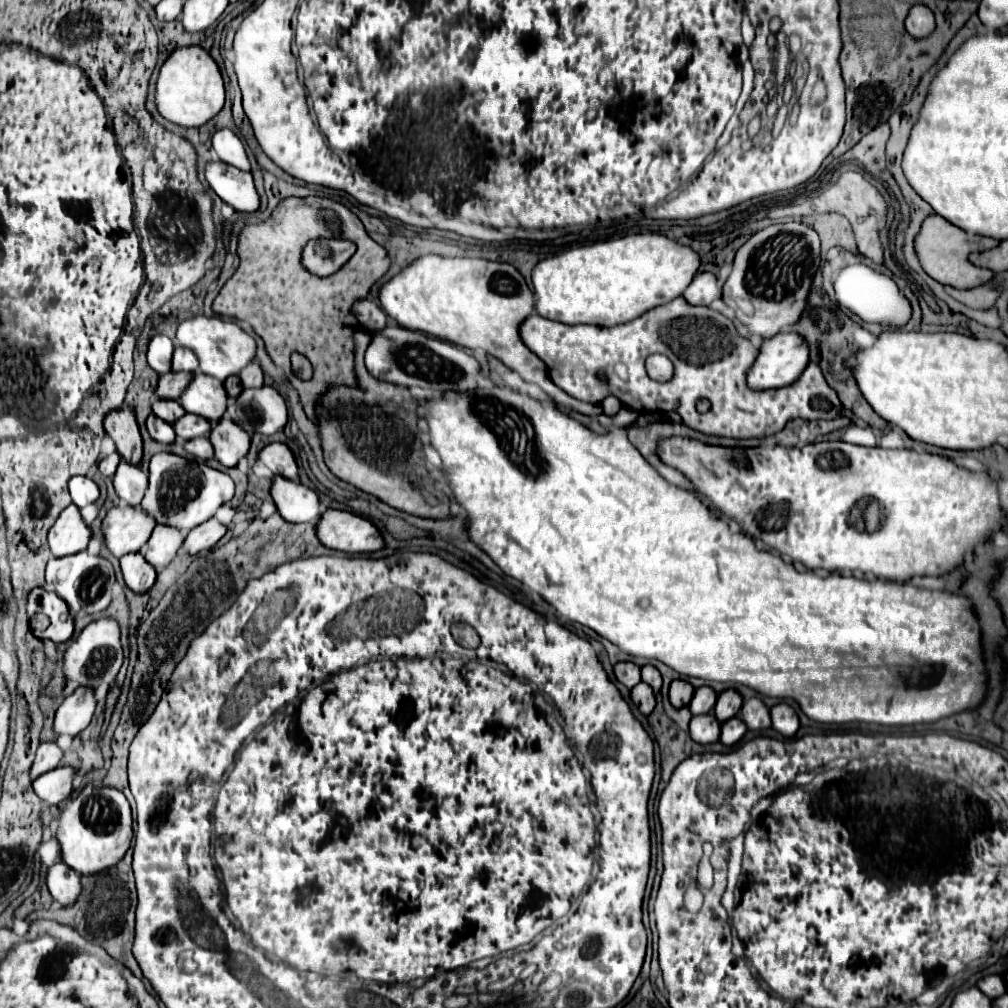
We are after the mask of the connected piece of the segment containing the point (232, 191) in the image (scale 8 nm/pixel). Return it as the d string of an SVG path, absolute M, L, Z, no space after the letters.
M210 161L206 163L206 181L212 191L236 211L252 213L260 205L250 171L238 171L222 161Z

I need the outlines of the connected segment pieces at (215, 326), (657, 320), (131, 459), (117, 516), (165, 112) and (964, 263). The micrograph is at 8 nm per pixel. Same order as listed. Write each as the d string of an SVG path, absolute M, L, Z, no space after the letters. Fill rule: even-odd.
M198 315L182 321L178 325L176 341L180 347L190 349L198 357L202 373L216 377L220 381L226 381L230 375L238 375L244 369L244 365L248 365L248 361L254 359L254 353L256 353L254 339L248 333L244 333L236 323L224 321L220 317Z
M682 297L614 327L566 325L532 313L520 325L520 339L546 363L550 379L570 397L584 403L602 403L606 395L616 395L622 405L636 411L674 409L684 425L708 435L734 439L766 437L782 431L792 419L834 419L842 409L816 363L810 363L792 385L750 391L746 387L746 371L754 363L758 349L740 337L734 323L722 313L688 305ZM652 353L662 353L672 361L674 375L670 381L660 383L648 377L644 361ZM598 371L608 375L608 383L598 381ZM698 399L708 399L710 411L698 413Z
M122 407L120 411L112 411L104 419L104 429L116 443L120 457L132 465L138 465L142 459L142 437L132 409Z
M114 507L102 521L104 545L116 559L126 553L138 553L146 545L154 527L154 519L140 509Z
M180 47L162 65L156 81L156 109L162 119L192 129L212 119L224 105L224 81L218 65L202 47Z
M928 215L922 221L922 227L914 239L914 251L918 255L922 269L942 285L952 285L956 289L970 289L970 287L982 285L992 279L992 271L980 269L980 267L974 267L972 263L968 263L968 255L972 251L980 251L978 243L966 231L948 223L940 215Z

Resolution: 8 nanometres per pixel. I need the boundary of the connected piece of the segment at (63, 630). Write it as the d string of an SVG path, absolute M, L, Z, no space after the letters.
M42 587L32 589L26 603L30 629L38 639L50 639L54 643L68 641L74 625L68 613L68 605L56 595Z

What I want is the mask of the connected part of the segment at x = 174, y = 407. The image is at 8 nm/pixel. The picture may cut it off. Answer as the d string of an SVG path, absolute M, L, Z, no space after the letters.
M154 401L152 409L154 409L154 415L156 415L156 417L164 419L164 421L170 423L170 425L186 413L178 401Z

